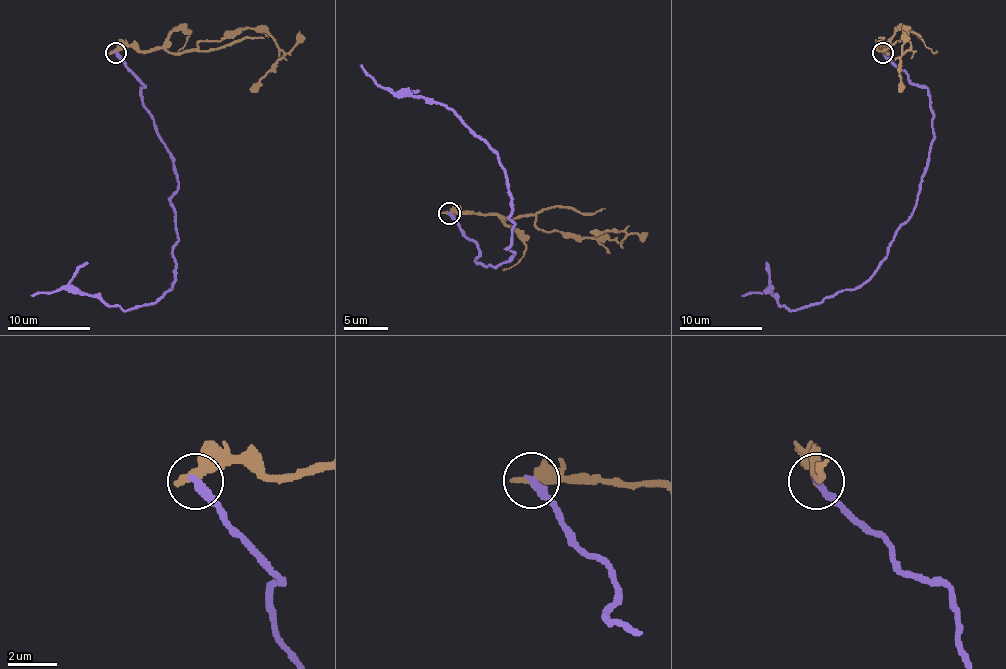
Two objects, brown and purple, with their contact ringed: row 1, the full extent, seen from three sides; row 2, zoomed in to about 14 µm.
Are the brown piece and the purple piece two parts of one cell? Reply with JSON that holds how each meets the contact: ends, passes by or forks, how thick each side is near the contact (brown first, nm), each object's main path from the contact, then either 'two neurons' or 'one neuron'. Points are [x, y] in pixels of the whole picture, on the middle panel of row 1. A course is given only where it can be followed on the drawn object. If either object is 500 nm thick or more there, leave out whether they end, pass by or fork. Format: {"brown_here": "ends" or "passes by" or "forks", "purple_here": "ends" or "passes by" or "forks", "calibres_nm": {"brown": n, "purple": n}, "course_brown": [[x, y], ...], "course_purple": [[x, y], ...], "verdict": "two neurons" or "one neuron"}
{"brown_here": "ends", "purple_here": "ends", "calibres_nm": {"brown": 440, "purple": 320}, "course_brown": [[448, 212], [505, 219], [534, 214], [538, 228], [547, 232], [619, 243], [625, 234], [590, 232]], "course_purple": [[448, 212], [477, 262], [514, 254], [496, 153], [444, 105], [390, 92], [361, 64]], "verdict": "two neurons"}

